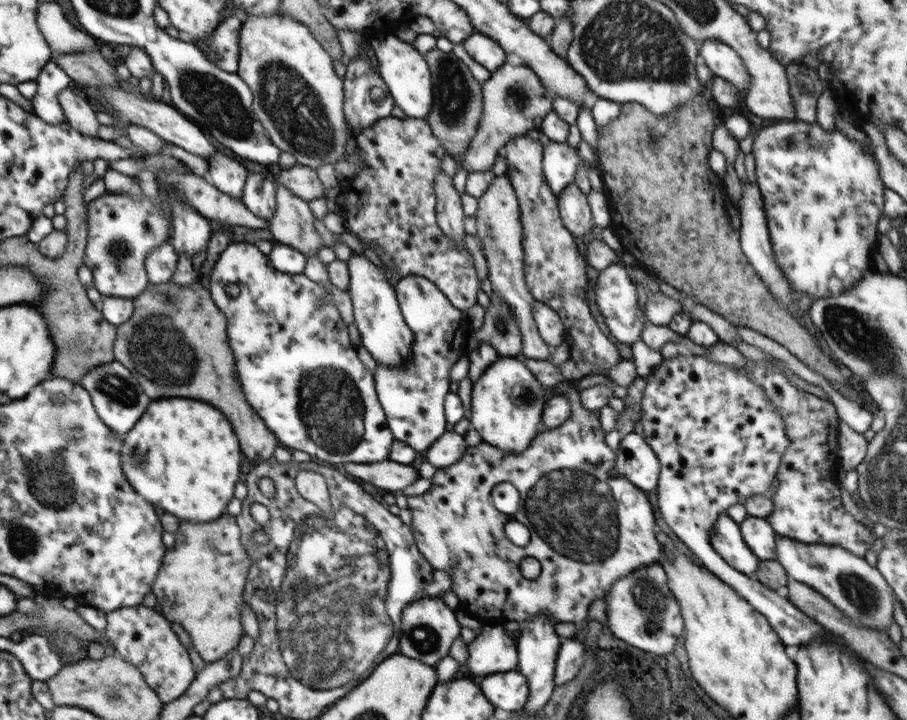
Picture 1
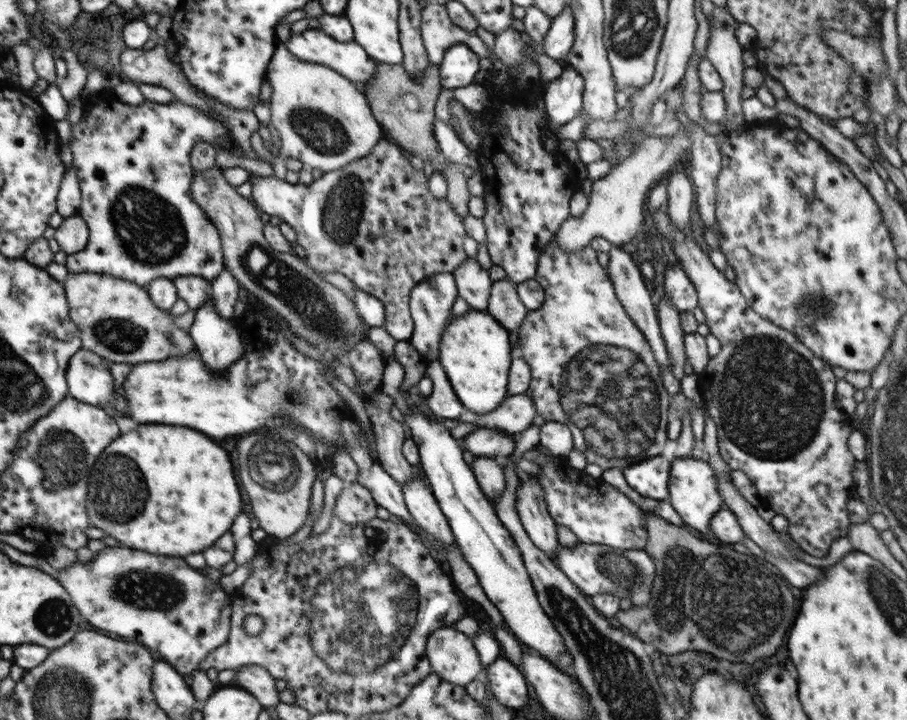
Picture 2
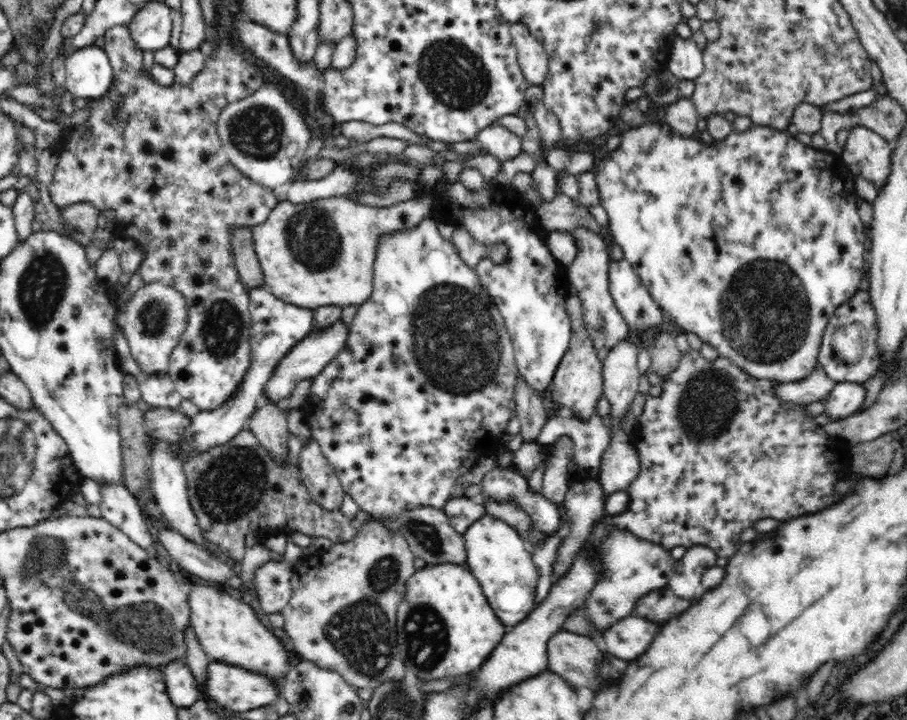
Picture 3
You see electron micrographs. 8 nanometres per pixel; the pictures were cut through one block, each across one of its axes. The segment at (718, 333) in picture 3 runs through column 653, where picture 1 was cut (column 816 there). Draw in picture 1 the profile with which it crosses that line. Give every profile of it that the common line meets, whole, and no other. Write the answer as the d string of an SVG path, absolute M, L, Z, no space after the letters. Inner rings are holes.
M784 120L760 129L751 153L774 259L792 289L806 292L814 302L848 291L866 271L877 272L873 255L878 253L877 223L883 214L886 186L880 180L873 152L865 151L859 142L850 140L839 129L826 131L817 122Z

